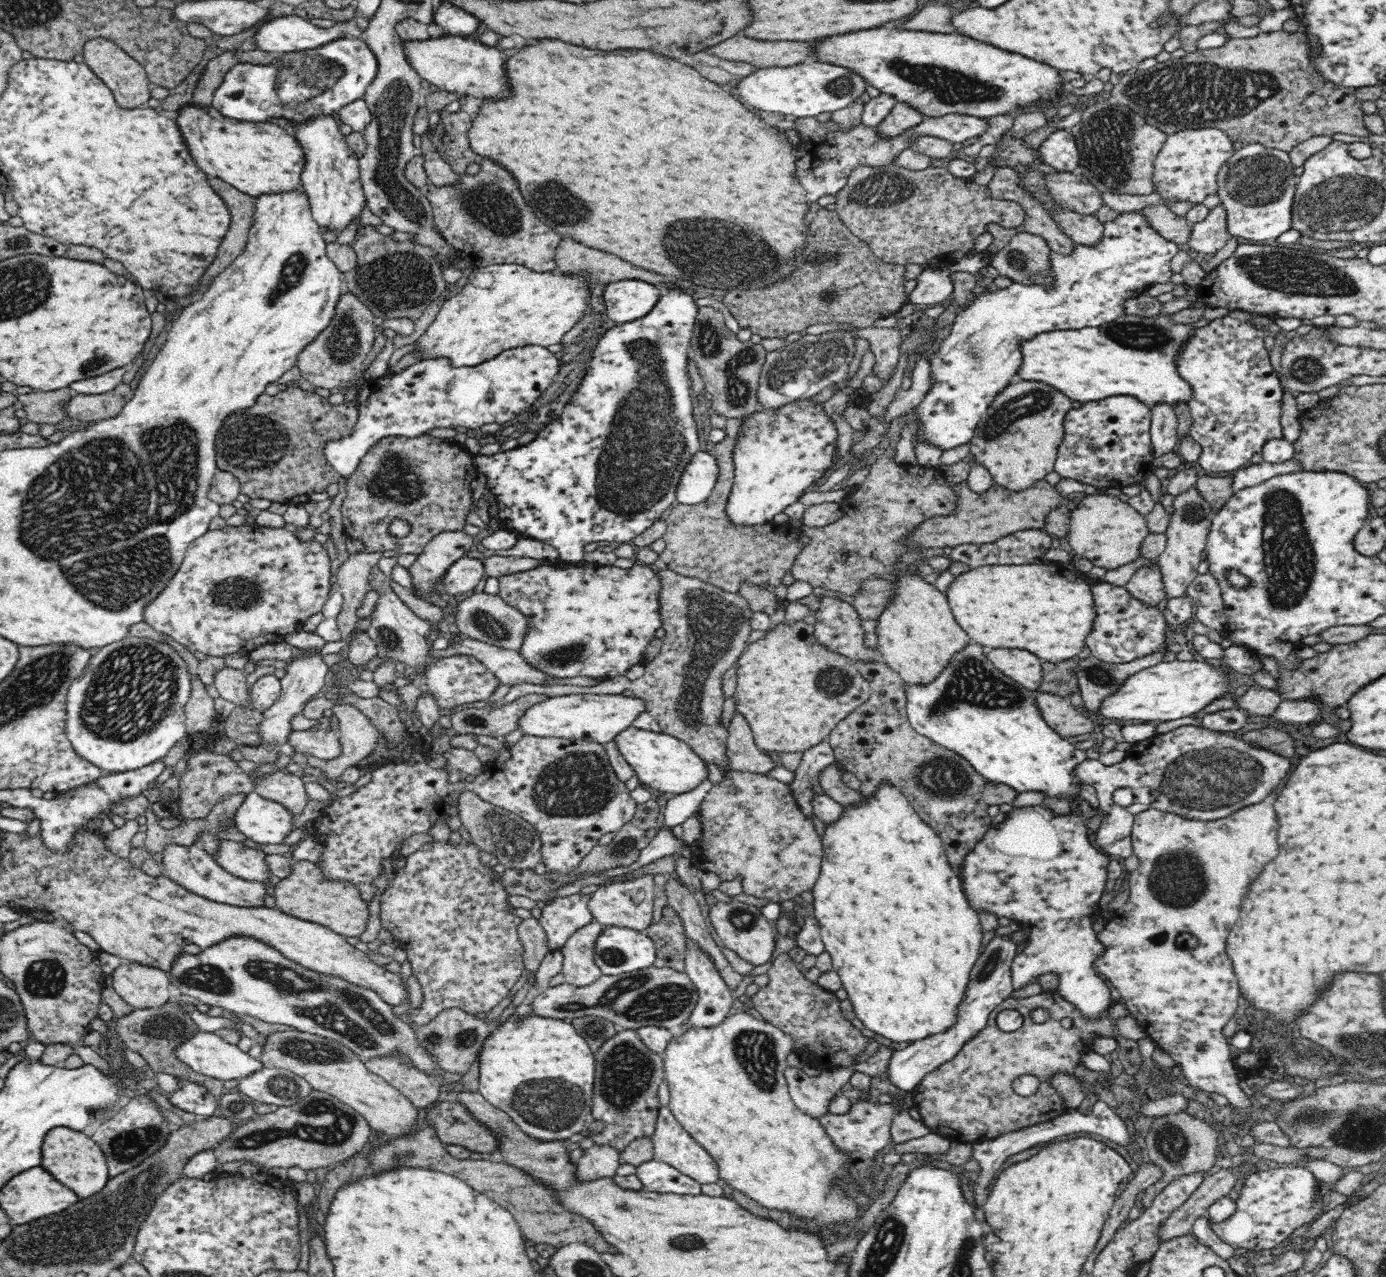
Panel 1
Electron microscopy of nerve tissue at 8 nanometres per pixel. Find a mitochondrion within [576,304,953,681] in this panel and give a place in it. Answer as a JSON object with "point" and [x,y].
{"point":[637,464]}

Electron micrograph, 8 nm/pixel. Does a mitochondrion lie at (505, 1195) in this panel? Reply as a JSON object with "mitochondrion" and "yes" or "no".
{"mitochondrion":"no"}

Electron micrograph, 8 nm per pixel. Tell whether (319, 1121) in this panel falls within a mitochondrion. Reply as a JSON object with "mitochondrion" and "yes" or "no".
{"mitochondrion":"yes"}

